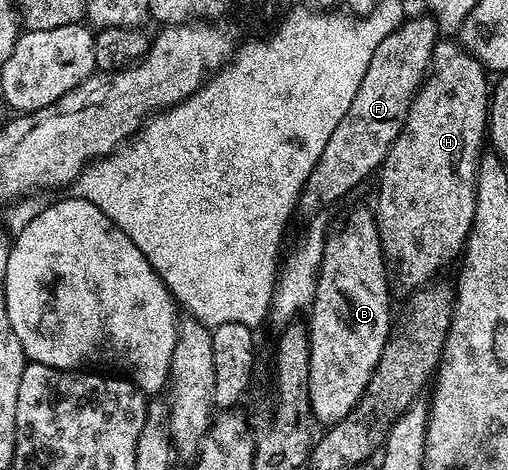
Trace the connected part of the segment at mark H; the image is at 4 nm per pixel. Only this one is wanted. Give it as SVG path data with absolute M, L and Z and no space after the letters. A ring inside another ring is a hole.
M436 43L431 67L411 99L401 134L397 134L377 173L379 197L373 203L373 215L379 227L379 242L394 279L396 276L406 290L434 281L431 279L462 253L475 216L475 169L481 154L479 146L484 144L489 128L488 73L466 48L455 44Z

